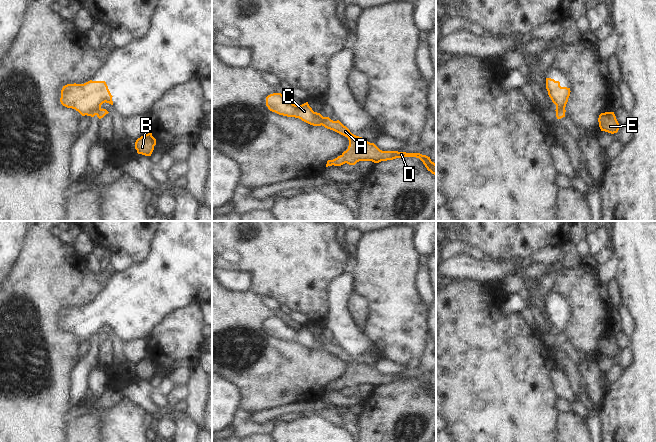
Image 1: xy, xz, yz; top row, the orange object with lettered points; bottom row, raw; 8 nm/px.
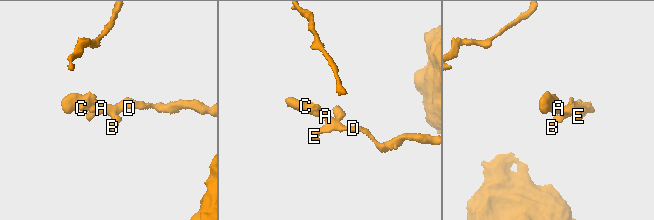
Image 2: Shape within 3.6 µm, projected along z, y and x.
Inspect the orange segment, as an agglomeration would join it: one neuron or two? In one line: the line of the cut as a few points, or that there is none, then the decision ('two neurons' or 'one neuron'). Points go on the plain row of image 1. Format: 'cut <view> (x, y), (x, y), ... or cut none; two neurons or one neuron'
cut yz (564, 331), (556, 333); two neurons

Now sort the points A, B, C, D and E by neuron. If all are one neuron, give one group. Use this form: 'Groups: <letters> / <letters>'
Groups: A B D E / C

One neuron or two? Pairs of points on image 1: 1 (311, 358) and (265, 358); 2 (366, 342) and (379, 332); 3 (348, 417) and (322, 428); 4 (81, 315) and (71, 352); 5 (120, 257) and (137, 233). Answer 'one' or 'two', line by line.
1: one
2: two
3: two
4: two
5: two

